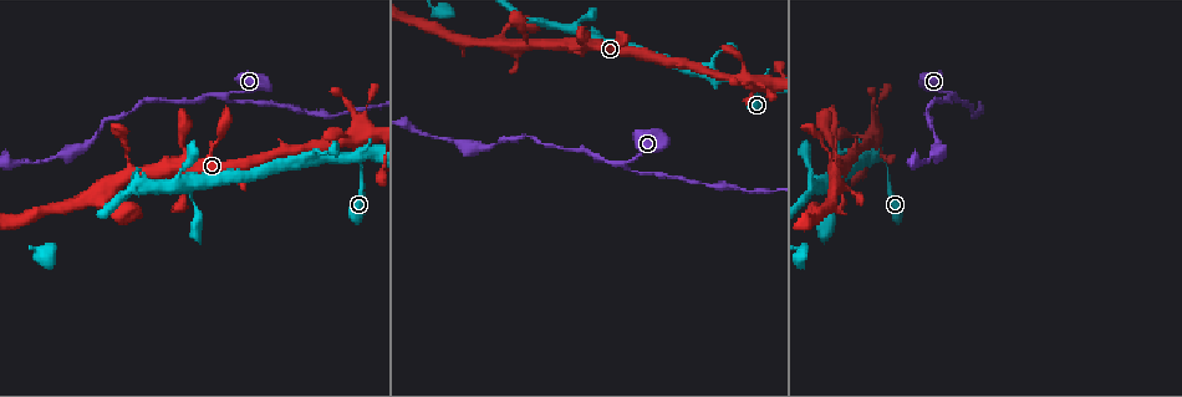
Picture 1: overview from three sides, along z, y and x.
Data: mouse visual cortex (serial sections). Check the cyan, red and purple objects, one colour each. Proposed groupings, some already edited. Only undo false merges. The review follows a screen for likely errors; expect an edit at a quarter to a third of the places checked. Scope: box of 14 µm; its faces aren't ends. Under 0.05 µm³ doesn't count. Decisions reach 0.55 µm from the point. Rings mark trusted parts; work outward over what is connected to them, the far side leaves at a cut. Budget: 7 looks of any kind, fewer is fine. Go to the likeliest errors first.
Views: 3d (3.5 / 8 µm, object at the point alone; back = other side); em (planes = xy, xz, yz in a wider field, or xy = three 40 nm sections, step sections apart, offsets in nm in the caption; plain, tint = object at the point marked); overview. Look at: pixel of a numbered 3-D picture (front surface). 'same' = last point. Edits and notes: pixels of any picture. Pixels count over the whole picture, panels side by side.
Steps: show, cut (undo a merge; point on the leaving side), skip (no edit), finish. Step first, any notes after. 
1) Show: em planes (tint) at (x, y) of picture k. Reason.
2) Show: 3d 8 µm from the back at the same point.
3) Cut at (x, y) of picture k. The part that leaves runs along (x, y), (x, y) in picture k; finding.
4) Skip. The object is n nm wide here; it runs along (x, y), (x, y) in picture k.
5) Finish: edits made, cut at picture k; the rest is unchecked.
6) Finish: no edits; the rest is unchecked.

Show: em xy step 3 (tint) at (876, 158) of picture 1.

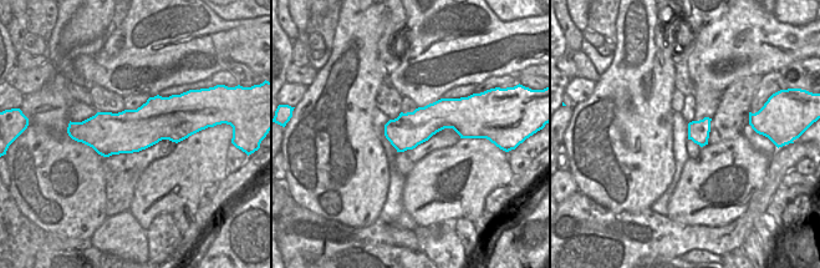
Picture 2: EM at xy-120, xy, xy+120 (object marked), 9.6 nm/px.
Show: 3d 3.5 µm from the back at the same point.

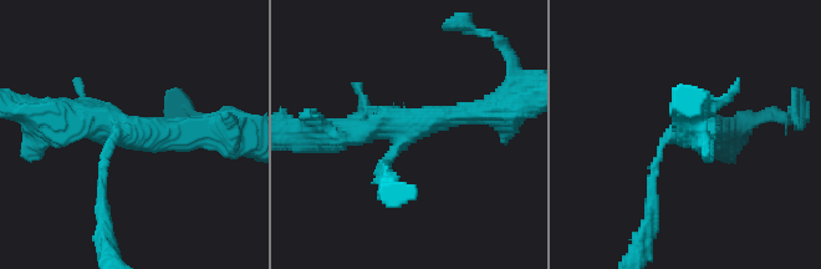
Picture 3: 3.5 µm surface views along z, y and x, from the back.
Skip. The object is 340 nm wide here; it runs along (378, 171), (416, 126), (485, 110) in picture 3; one cell here.

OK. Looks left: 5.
Show: 3d 3.5 µm at (955, 95) of picture 1. Three-way junction.

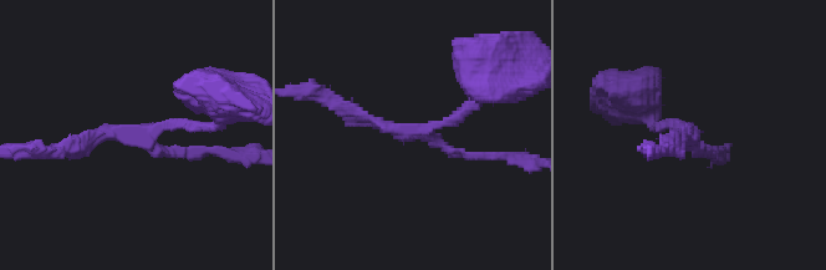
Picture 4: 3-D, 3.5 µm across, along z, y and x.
Show: em planes (tint) at (146, 138) of picture 4. Shape alone is not enough.

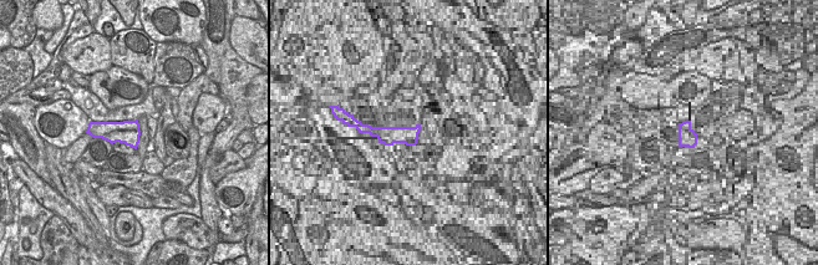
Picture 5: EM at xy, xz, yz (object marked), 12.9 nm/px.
Skip. It runs along (219, 121), (70, 147) in picture 4; all the same cell.

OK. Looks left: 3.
Show: 3d 3.5 µm at (582, 50) of picture 1. Three arms meet.

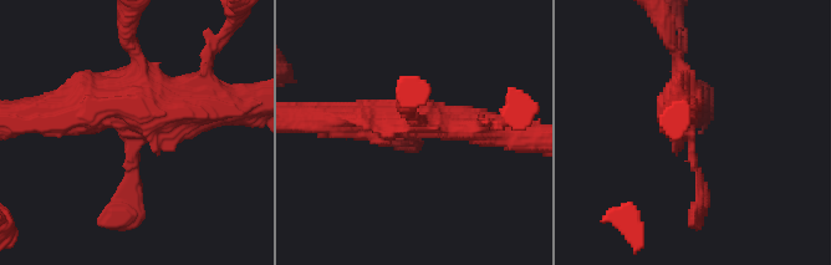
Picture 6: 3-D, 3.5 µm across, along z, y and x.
Show: em xy step 2 (tint) at (131, 130) of picture 6. Need the tissue.

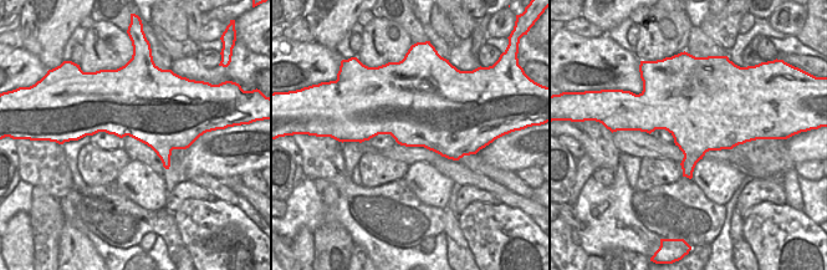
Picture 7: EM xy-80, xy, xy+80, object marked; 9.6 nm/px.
Show: em planes (tint) at the same point. Another direction.

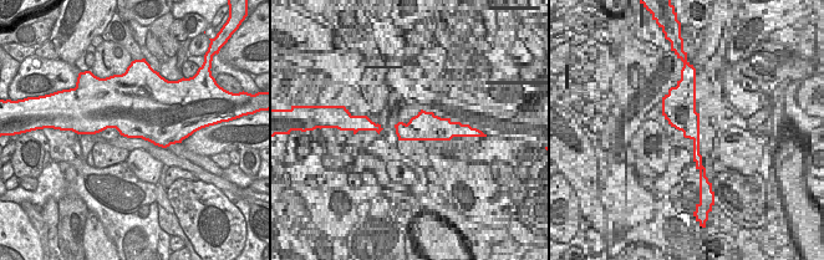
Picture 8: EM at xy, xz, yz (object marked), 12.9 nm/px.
Skip. It runs along (199, 110), (142, 110), (122, 205) in picture 6; one cell here.

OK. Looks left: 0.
Finish: no edits; the rest is unchecked.

